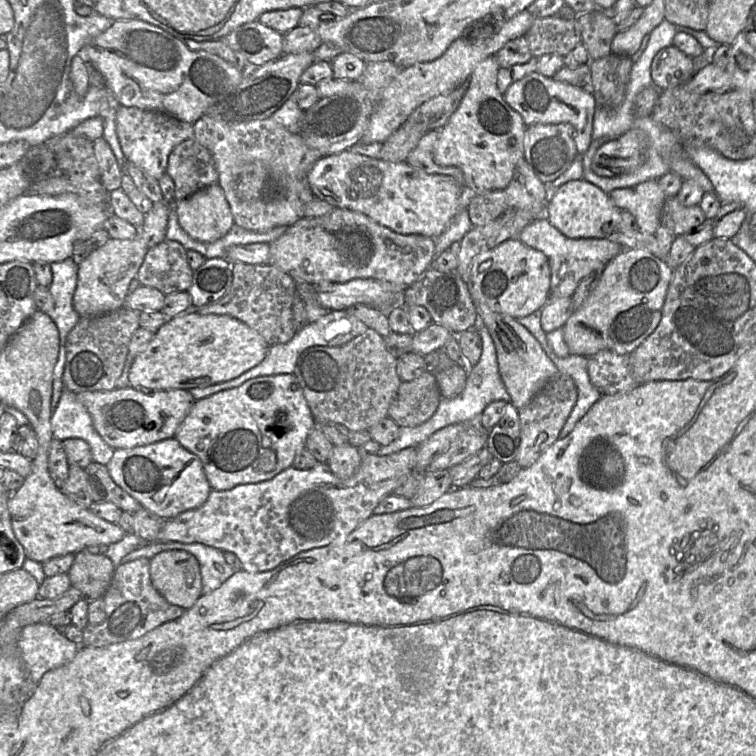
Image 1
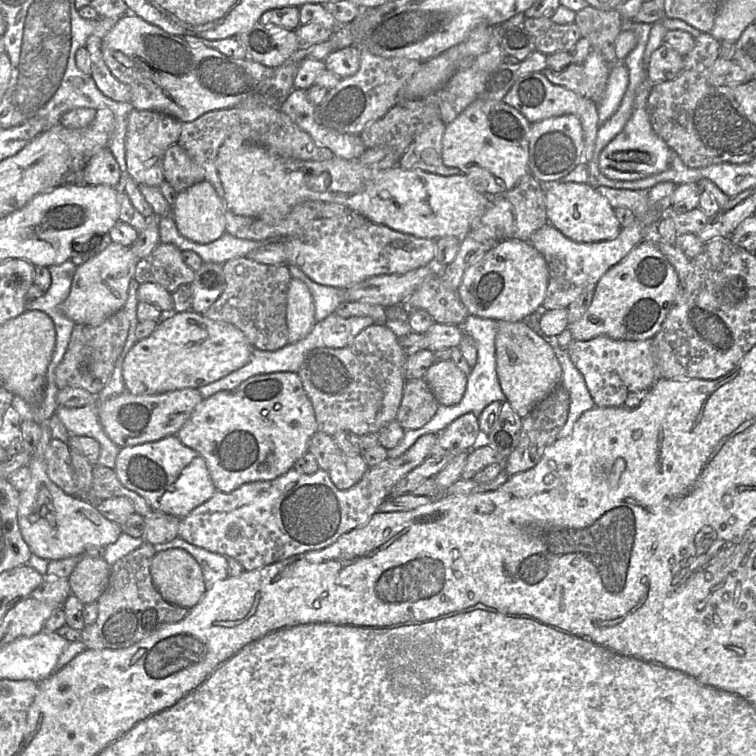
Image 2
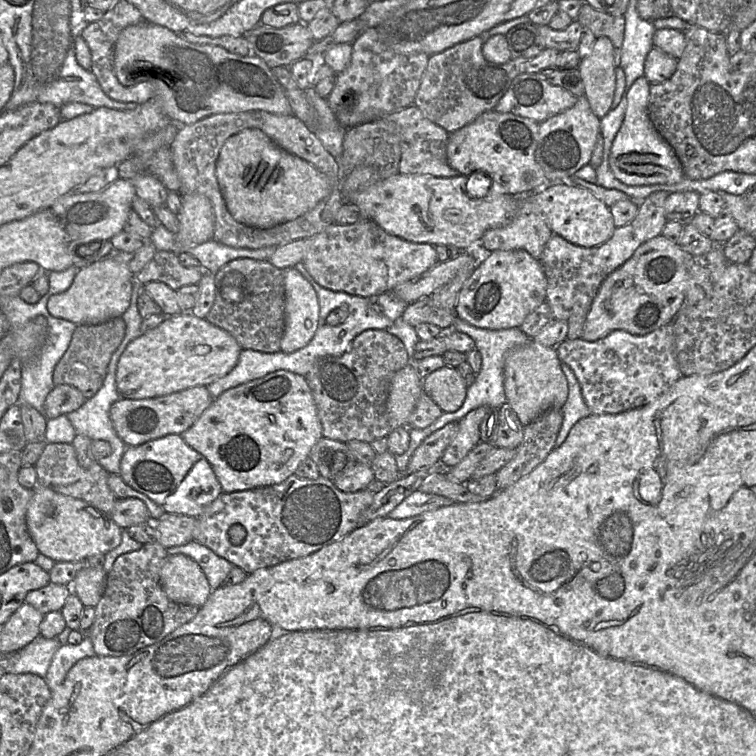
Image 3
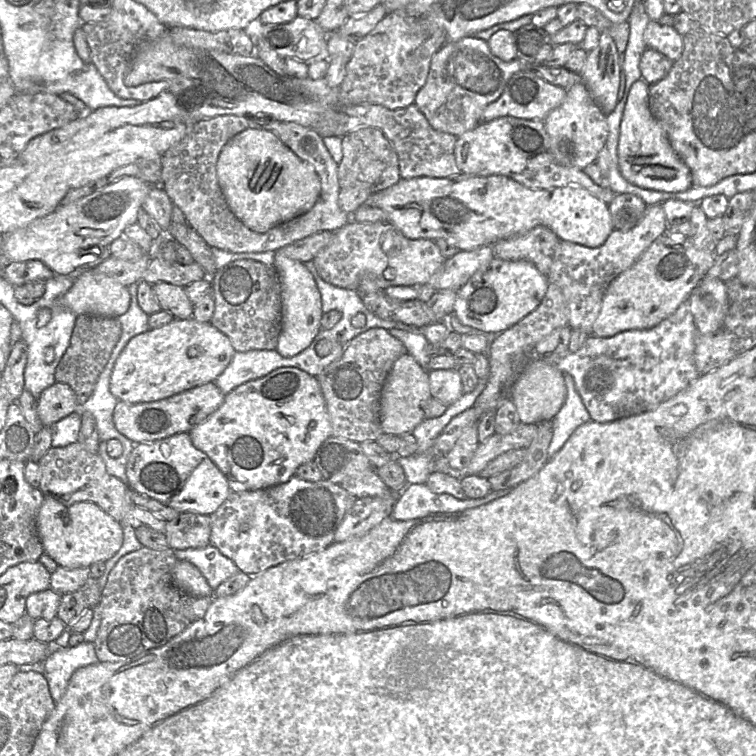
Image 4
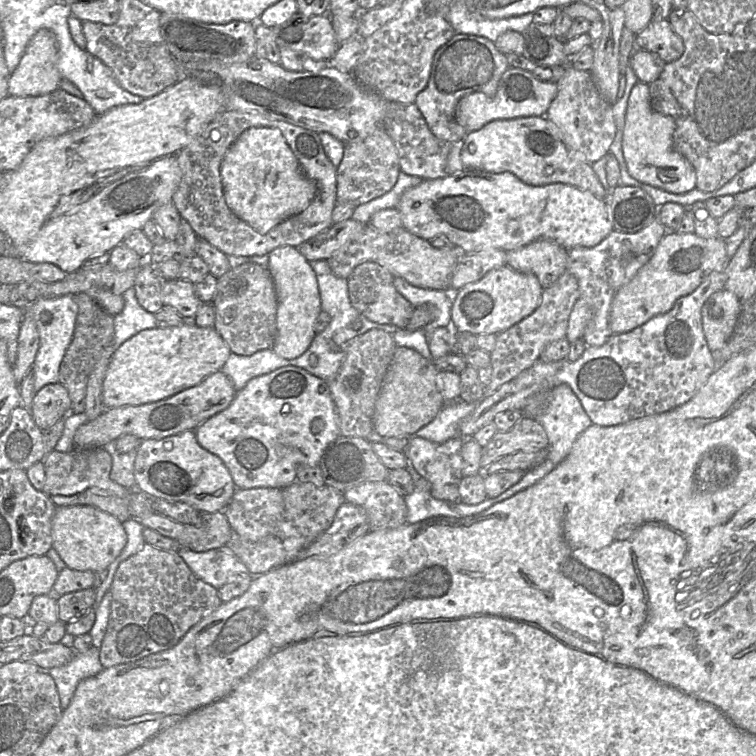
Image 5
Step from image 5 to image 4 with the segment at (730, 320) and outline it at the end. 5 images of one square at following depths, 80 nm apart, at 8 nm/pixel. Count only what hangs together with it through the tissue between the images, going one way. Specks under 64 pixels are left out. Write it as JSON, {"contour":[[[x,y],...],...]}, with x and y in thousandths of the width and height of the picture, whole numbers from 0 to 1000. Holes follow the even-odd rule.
{"contour":[[[934,362],[909,397],[923,440],[940,443],[955,433],[963,410],[963,392],[958,373]]]}

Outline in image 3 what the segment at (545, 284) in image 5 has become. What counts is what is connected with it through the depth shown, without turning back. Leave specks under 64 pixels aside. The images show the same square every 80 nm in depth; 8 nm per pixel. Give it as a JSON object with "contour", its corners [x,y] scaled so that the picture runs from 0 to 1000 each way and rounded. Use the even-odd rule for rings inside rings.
{"contour":[[[704,257],[689,266],[687,283],[667,299],[644,304],[634,320],[646,333],[690,329],[713,343],[731,311],[714,287],[714,274]]]}

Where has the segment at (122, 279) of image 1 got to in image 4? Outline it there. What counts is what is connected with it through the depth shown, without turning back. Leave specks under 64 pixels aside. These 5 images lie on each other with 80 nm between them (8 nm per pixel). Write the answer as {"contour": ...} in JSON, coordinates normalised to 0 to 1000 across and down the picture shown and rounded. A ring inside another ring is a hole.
{"contour":[[[115,357],[99,368],[95,380],[75,397],[75,403],[104,417],[124,417],[134,419],[156,421],[172,405],[169,380],[136,361]]]}

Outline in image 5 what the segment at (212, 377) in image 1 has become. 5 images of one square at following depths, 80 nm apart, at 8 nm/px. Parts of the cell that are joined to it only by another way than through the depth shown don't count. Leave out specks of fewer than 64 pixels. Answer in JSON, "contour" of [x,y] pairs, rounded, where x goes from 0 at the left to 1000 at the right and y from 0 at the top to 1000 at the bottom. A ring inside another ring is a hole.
{"contour":[[[254,425],[187,437],[149,468],[136,504],[138,541],[183,537],[226,525],[292,489],[304,467],[302,455],[283,433],[263,433]]]}

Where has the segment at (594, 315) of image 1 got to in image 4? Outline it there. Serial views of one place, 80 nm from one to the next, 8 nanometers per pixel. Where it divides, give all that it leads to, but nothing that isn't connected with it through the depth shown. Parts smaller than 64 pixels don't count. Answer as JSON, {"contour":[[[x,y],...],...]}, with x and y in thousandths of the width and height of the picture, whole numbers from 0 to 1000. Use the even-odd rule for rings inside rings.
{"contour":[[[878,308],[804,378],[783,443],[808,446],[829,437],[858,435],[889,417],[944,351],[946,332],[919,328],[909,313]]]}

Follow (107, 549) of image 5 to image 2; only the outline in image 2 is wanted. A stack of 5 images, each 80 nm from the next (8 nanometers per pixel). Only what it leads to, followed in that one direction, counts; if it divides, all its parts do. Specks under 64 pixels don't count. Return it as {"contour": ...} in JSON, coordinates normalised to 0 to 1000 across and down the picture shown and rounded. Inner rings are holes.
{"contour":[[[56,558],[53,563],[56,574],[37,615],[41,635],[36,646],[26,649],[24,669],[26,704],[42,733],[63,742],[79,741],[108,735],[120,724],[152,718],[161,705],[159,694],[136,683],[126,667],[87,653],[65,632],[60,603],[70,579],[63,558]]]}

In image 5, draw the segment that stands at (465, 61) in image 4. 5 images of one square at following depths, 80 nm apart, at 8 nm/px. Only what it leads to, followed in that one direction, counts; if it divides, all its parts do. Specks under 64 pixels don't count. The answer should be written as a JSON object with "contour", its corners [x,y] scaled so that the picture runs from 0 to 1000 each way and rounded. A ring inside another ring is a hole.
{"contour":[[[602,44],[574,71],[567,106],[548,136],[570,175],[585,185],[612,185],[616,173],[602,159],[602,144],[610,130],[626,122],[653,127],[660,107],[675,89],[668,71],[639,48]]]}

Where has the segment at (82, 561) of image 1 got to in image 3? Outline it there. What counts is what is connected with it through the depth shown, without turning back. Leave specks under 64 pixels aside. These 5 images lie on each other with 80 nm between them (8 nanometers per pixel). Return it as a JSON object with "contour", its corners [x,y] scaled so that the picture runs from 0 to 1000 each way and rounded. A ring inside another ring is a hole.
{"contour":[[[112,750],[102,757],[94,780],[111,803],[126,804],[138,784],[142,762],[136,750]]]}

